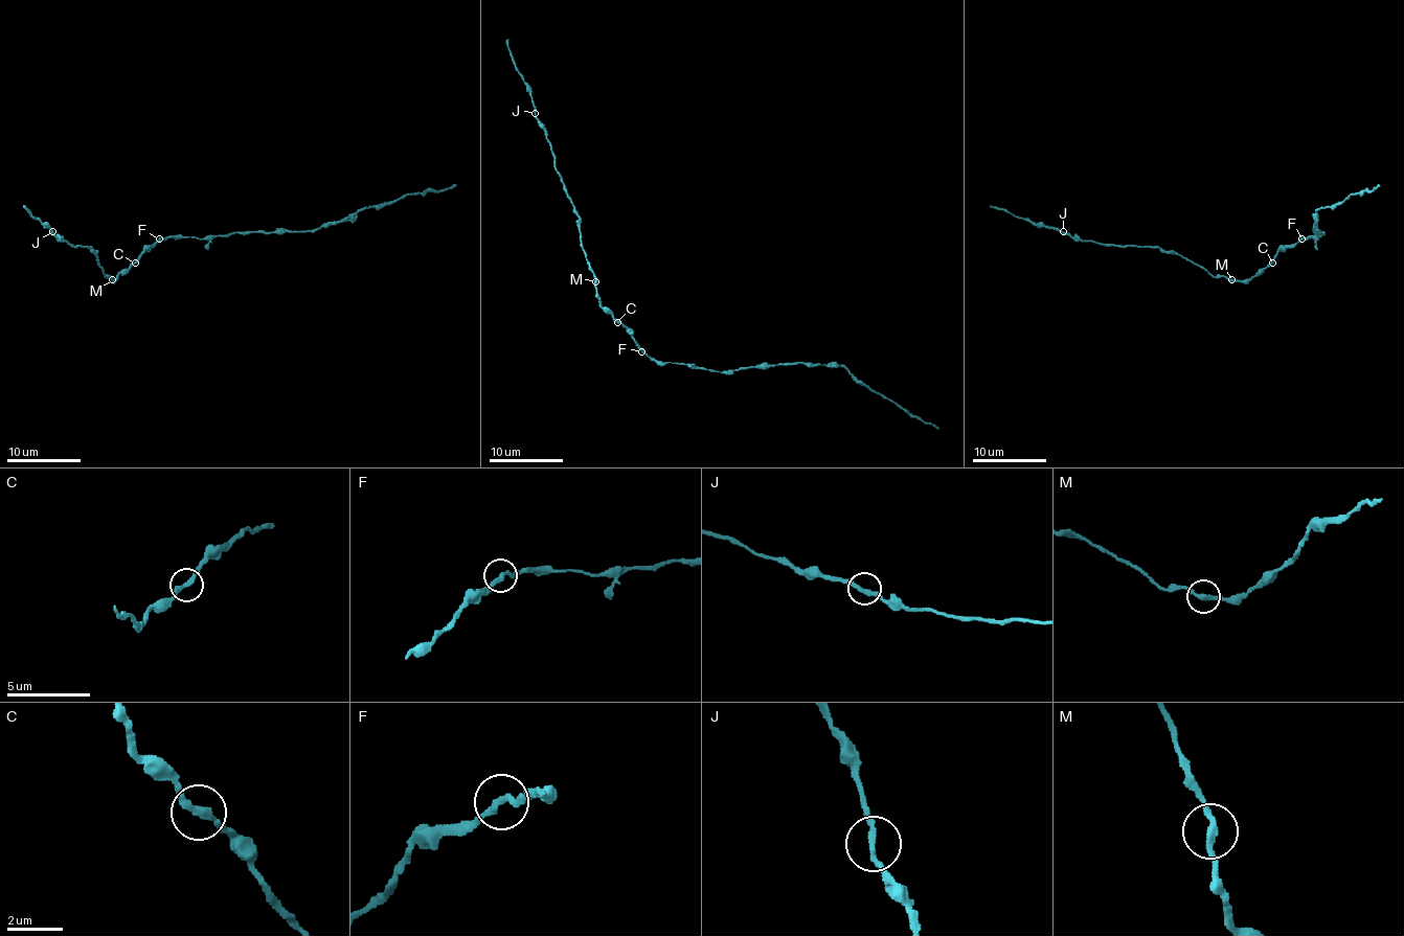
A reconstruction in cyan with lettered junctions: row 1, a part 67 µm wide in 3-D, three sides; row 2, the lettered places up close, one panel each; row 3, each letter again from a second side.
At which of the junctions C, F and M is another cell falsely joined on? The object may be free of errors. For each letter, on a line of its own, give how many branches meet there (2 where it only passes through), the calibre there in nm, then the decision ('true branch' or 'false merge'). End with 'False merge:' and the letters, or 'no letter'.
C: branches 2; calibre 260 nm; true branch
F: branches 2; calibre 240 nm; true branch
M: branches 2; calibre 240 nm; true branch
False merge: no letter

